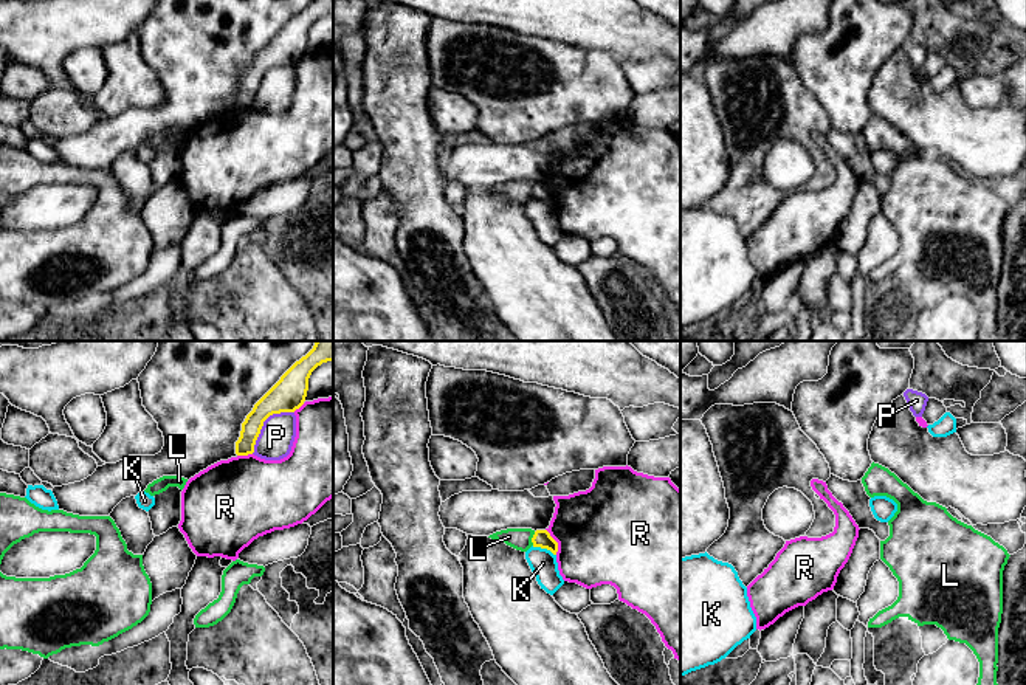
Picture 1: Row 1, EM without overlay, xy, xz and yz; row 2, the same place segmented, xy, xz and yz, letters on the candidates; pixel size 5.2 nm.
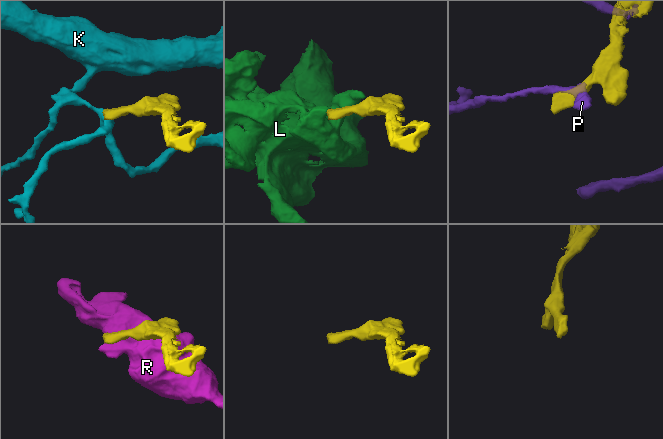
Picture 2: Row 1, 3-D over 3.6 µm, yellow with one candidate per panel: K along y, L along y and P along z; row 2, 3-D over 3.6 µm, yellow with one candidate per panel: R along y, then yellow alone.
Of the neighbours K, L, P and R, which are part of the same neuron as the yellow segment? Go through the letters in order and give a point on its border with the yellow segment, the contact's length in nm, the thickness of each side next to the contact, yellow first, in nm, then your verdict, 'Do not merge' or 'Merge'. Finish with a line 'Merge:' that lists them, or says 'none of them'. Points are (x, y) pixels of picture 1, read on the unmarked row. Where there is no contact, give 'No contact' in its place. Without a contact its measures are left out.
K: Touches yellow at xz (544, 200). Shared border 140 nm. Thickness 90 nm (yellow) against 140 nm. Do not merge
L: Touches yellow at xz (532, 191). Shared border 70 nm. Thickness 90 nm (yellow) against 110 nm. Do not merge
P: Touches yellow at xy (262, 76). Shared border 320 nm. Thickness 180 nm (yellow) against 180 nm. Do not merge
R: Touches yellow at xz (555, 194). Shared border 150 nm. Thickness 90 nm (yellow) against 480 nm. Do not merge
Merge: none of them

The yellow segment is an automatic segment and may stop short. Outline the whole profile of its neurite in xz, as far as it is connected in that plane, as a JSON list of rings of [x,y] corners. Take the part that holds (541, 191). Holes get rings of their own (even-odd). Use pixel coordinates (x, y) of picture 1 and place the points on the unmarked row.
[[[536,183],[532,191],[533,200],[550,203],[553,208],[558,205],[558,195],[550,189],[547,183]]]

